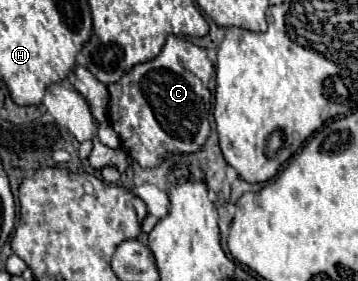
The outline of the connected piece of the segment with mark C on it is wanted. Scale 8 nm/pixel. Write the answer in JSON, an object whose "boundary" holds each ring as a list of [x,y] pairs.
{"boundary":[[[171,34],[159,56],[137,64],[119,82],[109,86],[109,124],[121,138],[121,148],[131,154],[141,168],[161,164],[169,154],[199,150],[209,138],[209,100],[207,88],[213,64],[207,52],[193,42]]]}

